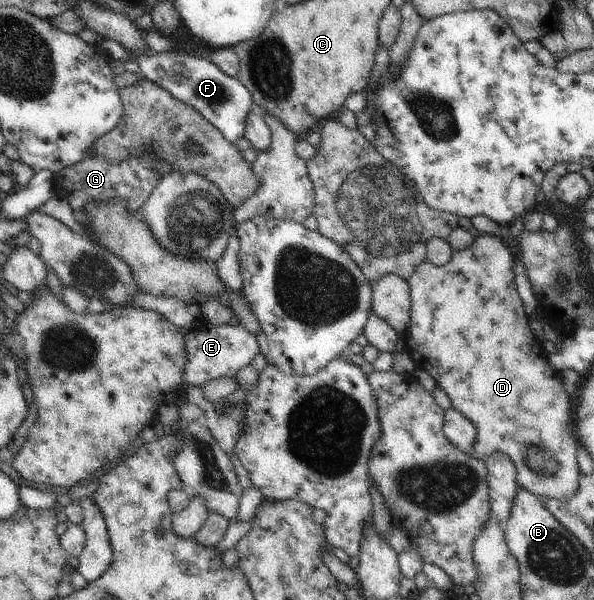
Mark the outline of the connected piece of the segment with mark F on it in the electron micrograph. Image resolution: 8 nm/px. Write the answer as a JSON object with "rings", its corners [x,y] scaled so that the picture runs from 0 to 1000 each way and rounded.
{"rings":[[[278,87],[229,98],[244,130],[271,143],[293,163],[325,177],[350,203],[355,203],[382,235],[396,240],[411,228],[419,190],[428,175],[423,153],[399,128],[375,122],[367,108],[345,95],[327,90]]]}

